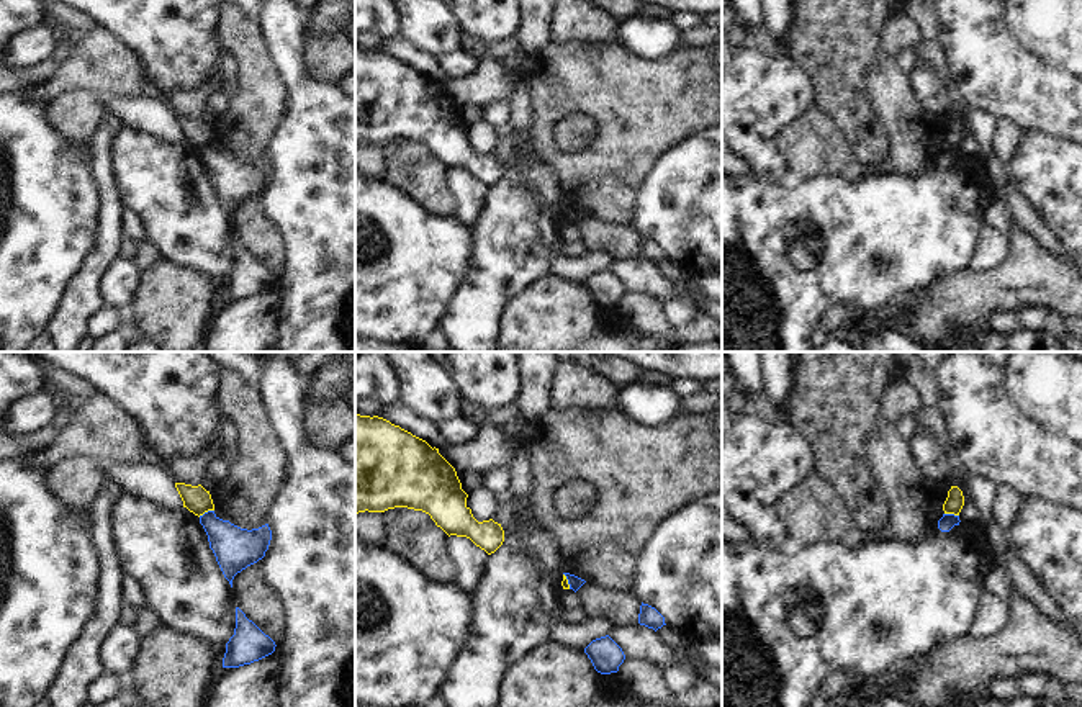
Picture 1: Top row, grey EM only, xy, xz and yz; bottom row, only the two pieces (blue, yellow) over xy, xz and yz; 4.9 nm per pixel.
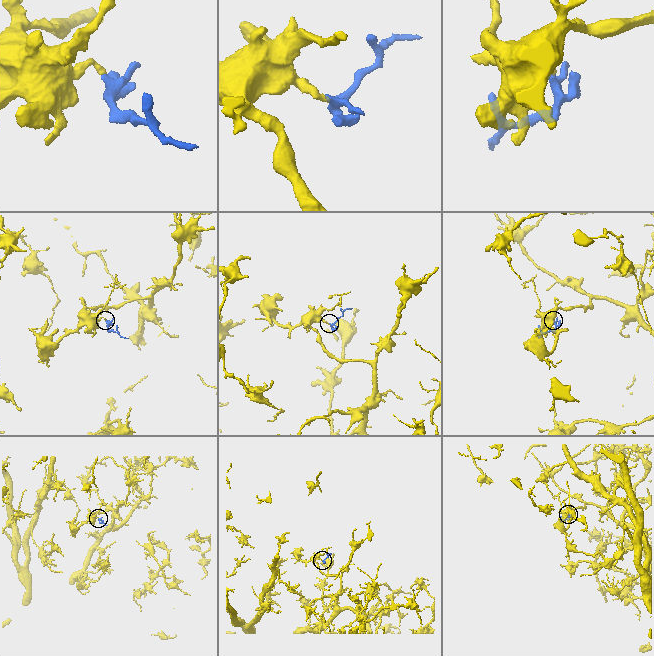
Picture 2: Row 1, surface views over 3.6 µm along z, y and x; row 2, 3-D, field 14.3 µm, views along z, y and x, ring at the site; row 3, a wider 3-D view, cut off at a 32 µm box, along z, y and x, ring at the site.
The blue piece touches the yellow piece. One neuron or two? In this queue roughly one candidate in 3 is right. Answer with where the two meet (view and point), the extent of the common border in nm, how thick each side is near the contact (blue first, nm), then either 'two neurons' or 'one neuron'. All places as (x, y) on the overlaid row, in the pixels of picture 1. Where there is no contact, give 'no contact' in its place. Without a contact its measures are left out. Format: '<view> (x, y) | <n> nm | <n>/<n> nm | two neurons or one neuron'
xy (205, 513) | 90 nm | 200/140 nm | two neurons

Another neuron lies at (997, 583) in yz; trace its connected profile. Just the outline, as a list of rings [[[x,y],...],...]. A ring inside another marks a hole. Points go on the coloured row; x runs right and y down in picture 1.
[[[995,566],[985,576],[985,591],[992,592],[994,596],[999,596],[1002,601],[1010,604],[1015,588],[1012,584],[1010,578],[1005,574],[1003,568]]]

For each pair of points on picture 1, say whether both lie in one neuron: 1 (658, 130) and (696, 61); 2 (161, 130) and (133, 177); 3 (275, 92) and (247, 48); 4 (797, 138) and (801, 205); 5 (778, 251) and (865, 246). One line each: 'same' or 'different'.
1: same
2: different
3: same
4: different
5: same

